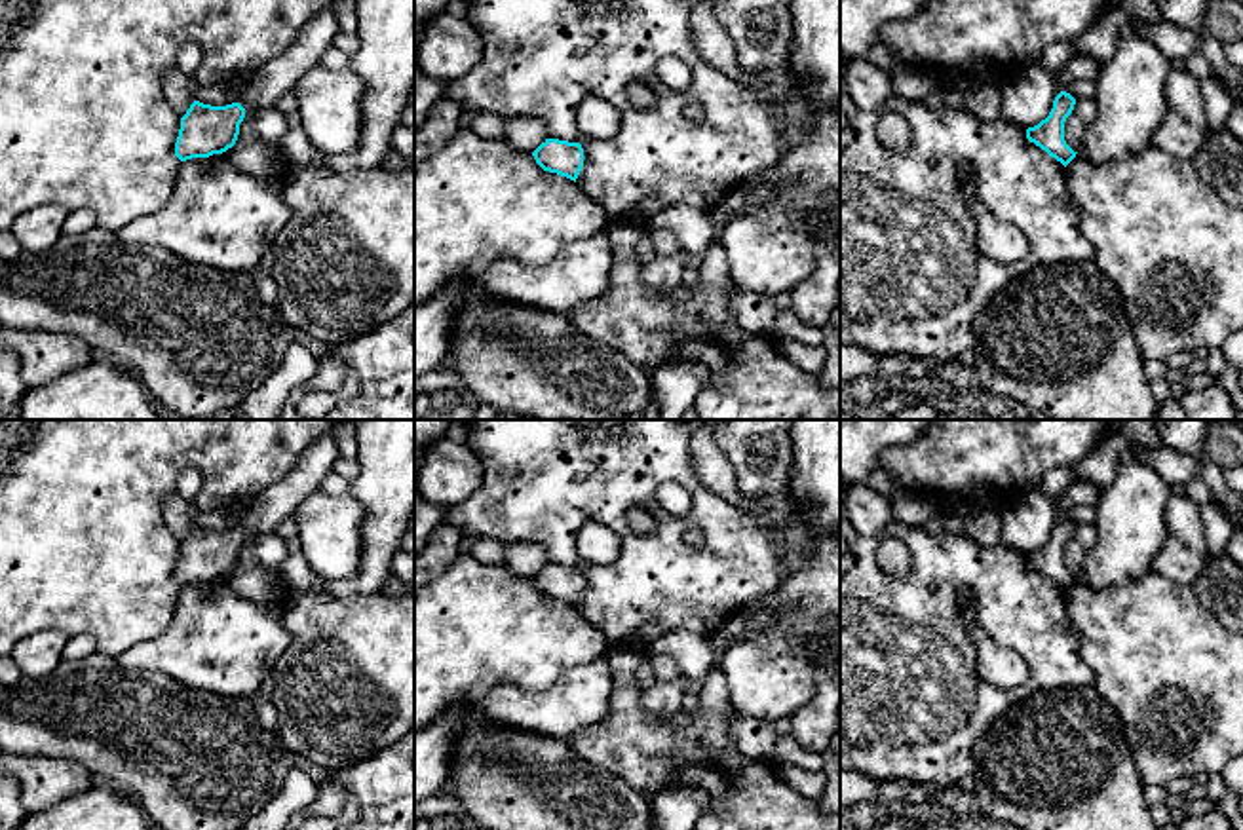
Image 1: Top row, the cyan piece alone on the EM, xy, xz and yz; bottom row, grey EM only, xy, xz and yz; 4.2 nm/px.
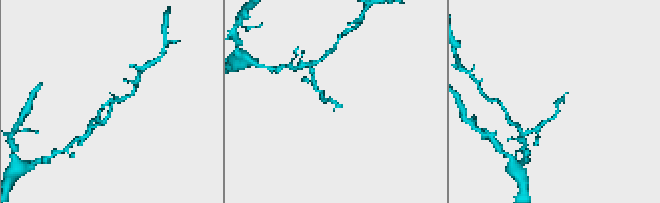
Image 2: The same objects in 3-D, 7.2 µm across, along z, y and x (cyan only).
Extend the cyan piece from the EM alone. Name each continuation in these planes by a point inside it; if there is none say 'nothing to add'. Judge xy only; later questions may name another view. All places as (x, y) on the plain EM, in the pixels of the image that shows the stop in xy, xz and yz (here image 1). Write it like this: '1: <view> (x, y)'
1: xy (272, 506)

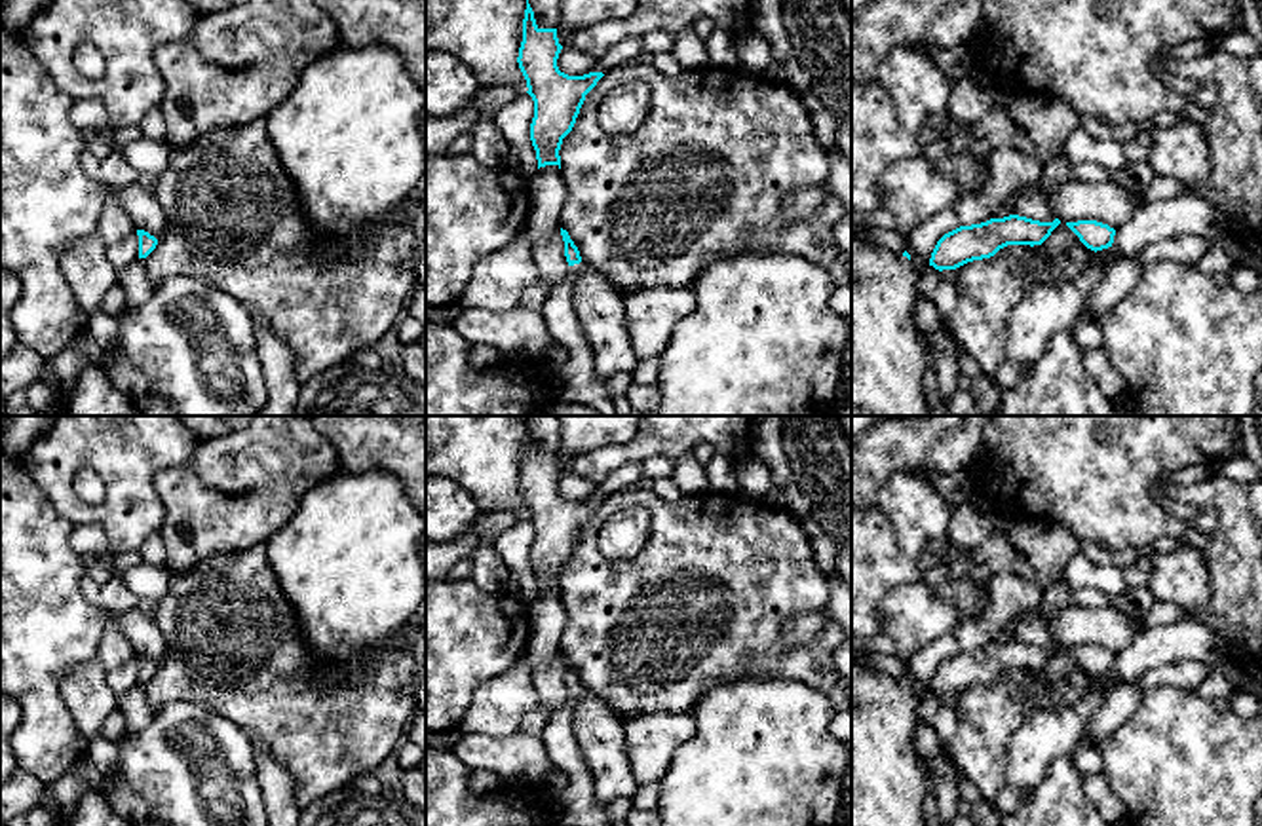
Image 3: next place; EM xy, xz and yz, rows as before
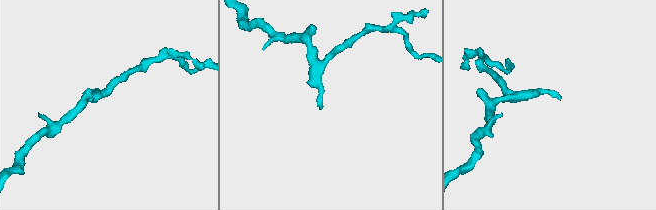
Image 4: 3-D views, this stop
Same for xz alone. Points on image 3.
1: xz (576, 806)

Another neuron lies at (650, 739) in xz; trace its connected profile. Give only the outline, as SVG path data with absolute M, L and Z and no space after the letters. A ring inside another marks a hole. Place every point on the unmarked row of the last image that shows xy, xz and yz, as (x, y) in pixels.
M654 710L623 720L625 748L639 786L660 784L673 752L694 737L692 712Z

